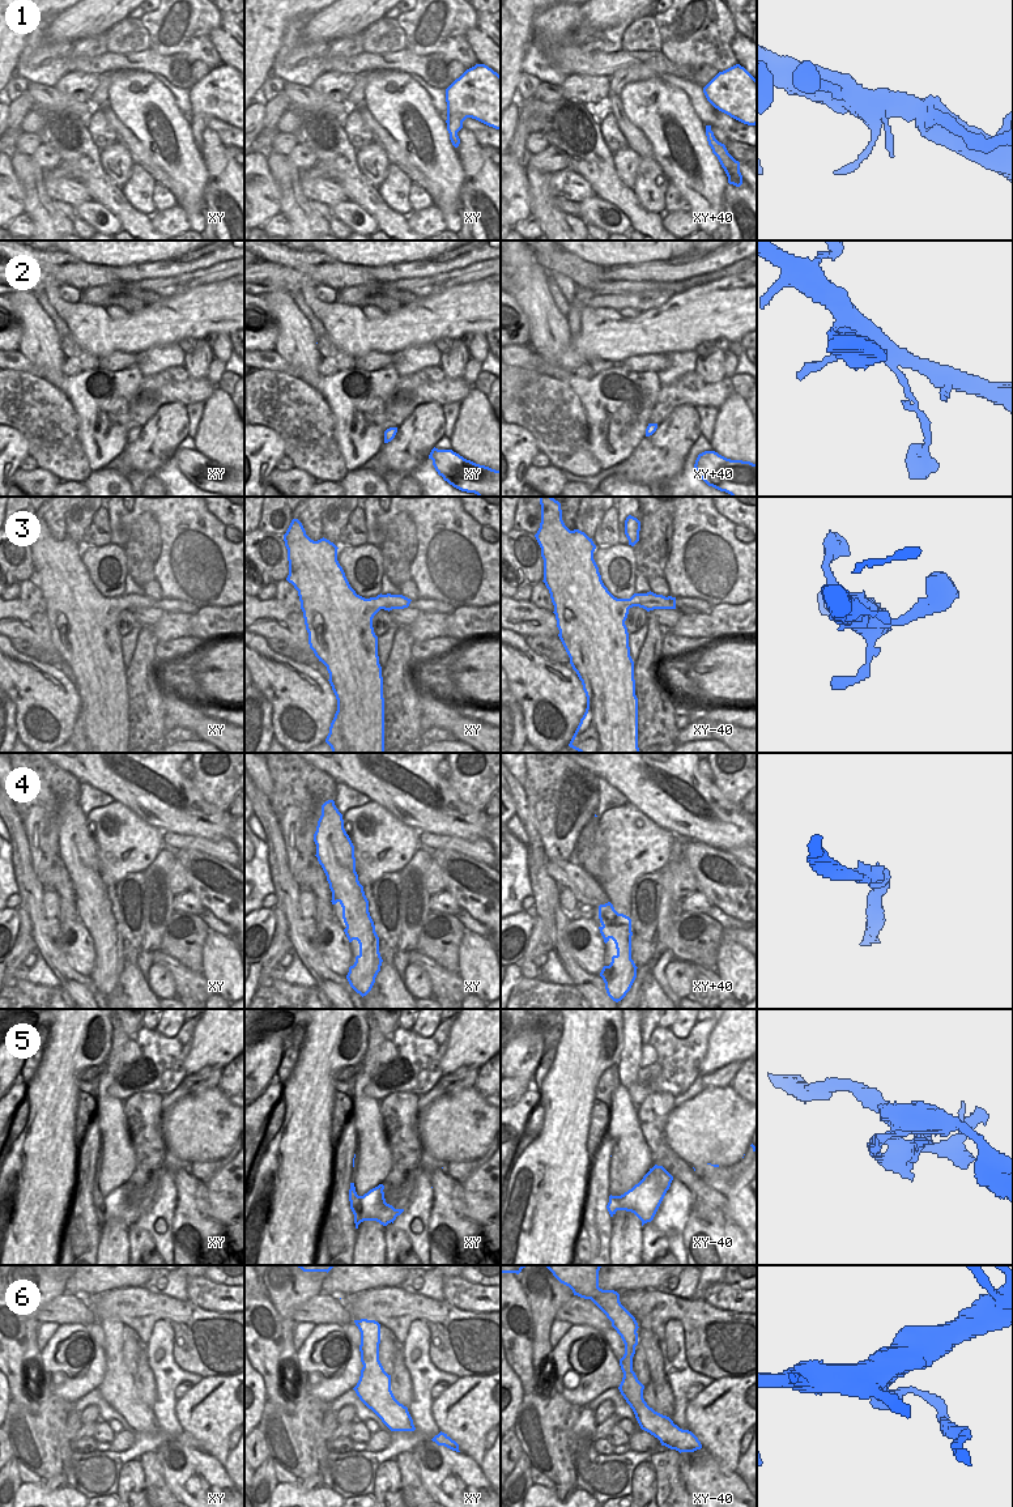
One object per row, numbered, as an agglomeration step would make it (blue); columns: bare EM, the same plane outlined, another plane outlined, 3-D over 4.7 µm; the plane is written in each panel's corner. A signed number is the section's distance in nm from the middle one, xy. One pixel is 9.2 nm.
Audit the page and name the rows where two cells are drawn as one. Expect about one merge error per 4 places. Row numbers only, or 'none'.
5, 6

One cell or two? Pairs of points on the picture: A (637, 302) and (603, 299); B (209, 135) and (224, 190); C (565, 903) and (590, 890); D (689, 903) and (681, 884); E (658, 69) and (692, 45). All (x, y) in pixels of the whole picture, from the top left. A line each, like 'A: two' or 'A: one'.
A: one
B: one
C: two
D: two
E: two

